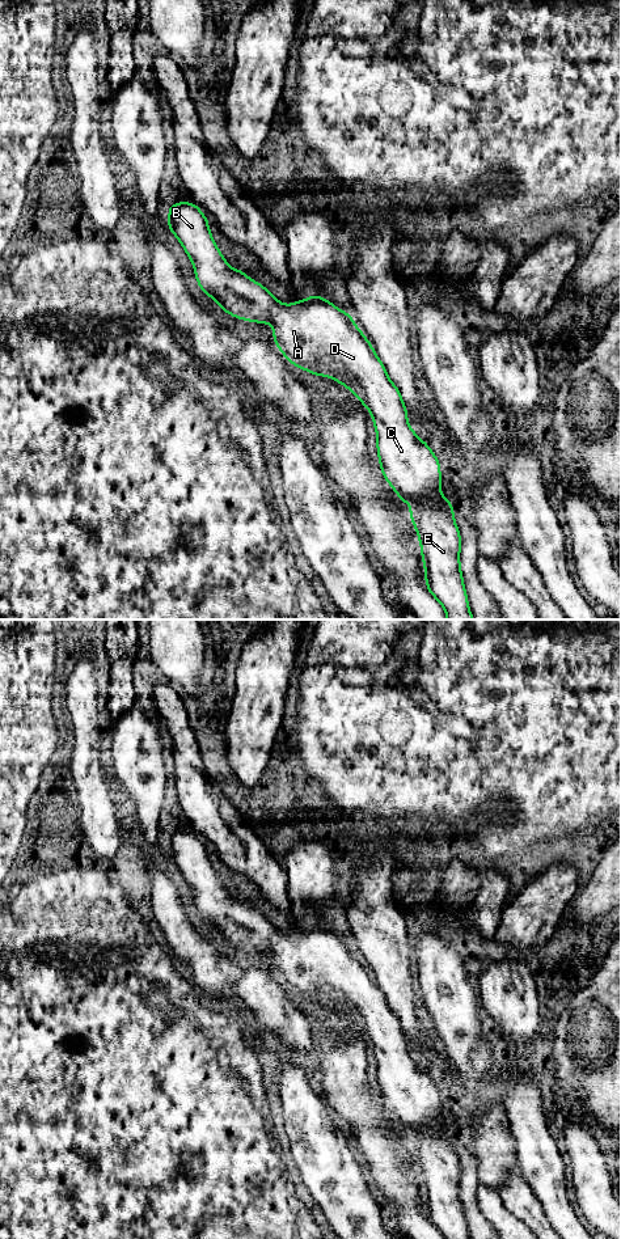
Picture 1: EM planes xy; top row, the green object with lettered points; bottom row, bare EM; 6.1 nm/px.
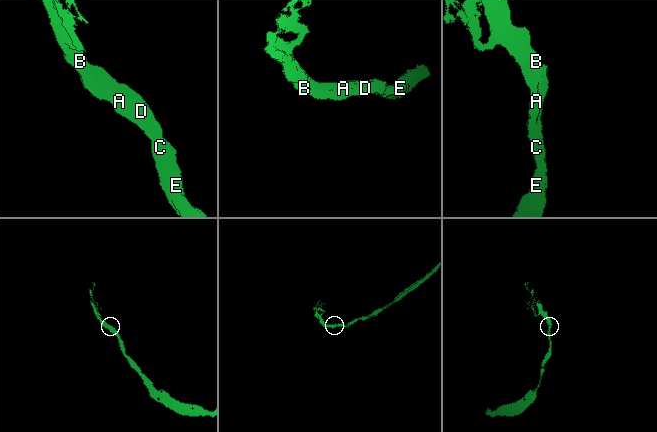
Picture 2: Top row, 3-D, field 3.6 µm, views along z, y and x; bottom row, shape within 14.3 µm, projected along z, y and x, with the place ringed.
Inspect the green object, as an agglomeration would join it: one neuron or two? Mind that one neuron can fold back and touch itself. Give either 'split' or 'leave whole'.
leave whole

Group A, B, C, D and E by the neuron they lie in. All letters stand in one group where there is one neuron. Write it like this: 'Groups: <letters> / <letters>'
Groups: A B C D E

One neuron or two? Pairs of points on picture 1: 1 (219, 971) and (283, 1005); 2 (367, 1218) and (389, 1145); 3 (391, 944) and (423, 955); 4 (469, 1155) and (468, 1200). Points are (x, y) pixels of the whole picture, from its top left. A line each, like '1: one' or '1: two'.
1: two
2: two
3: two
4: one

